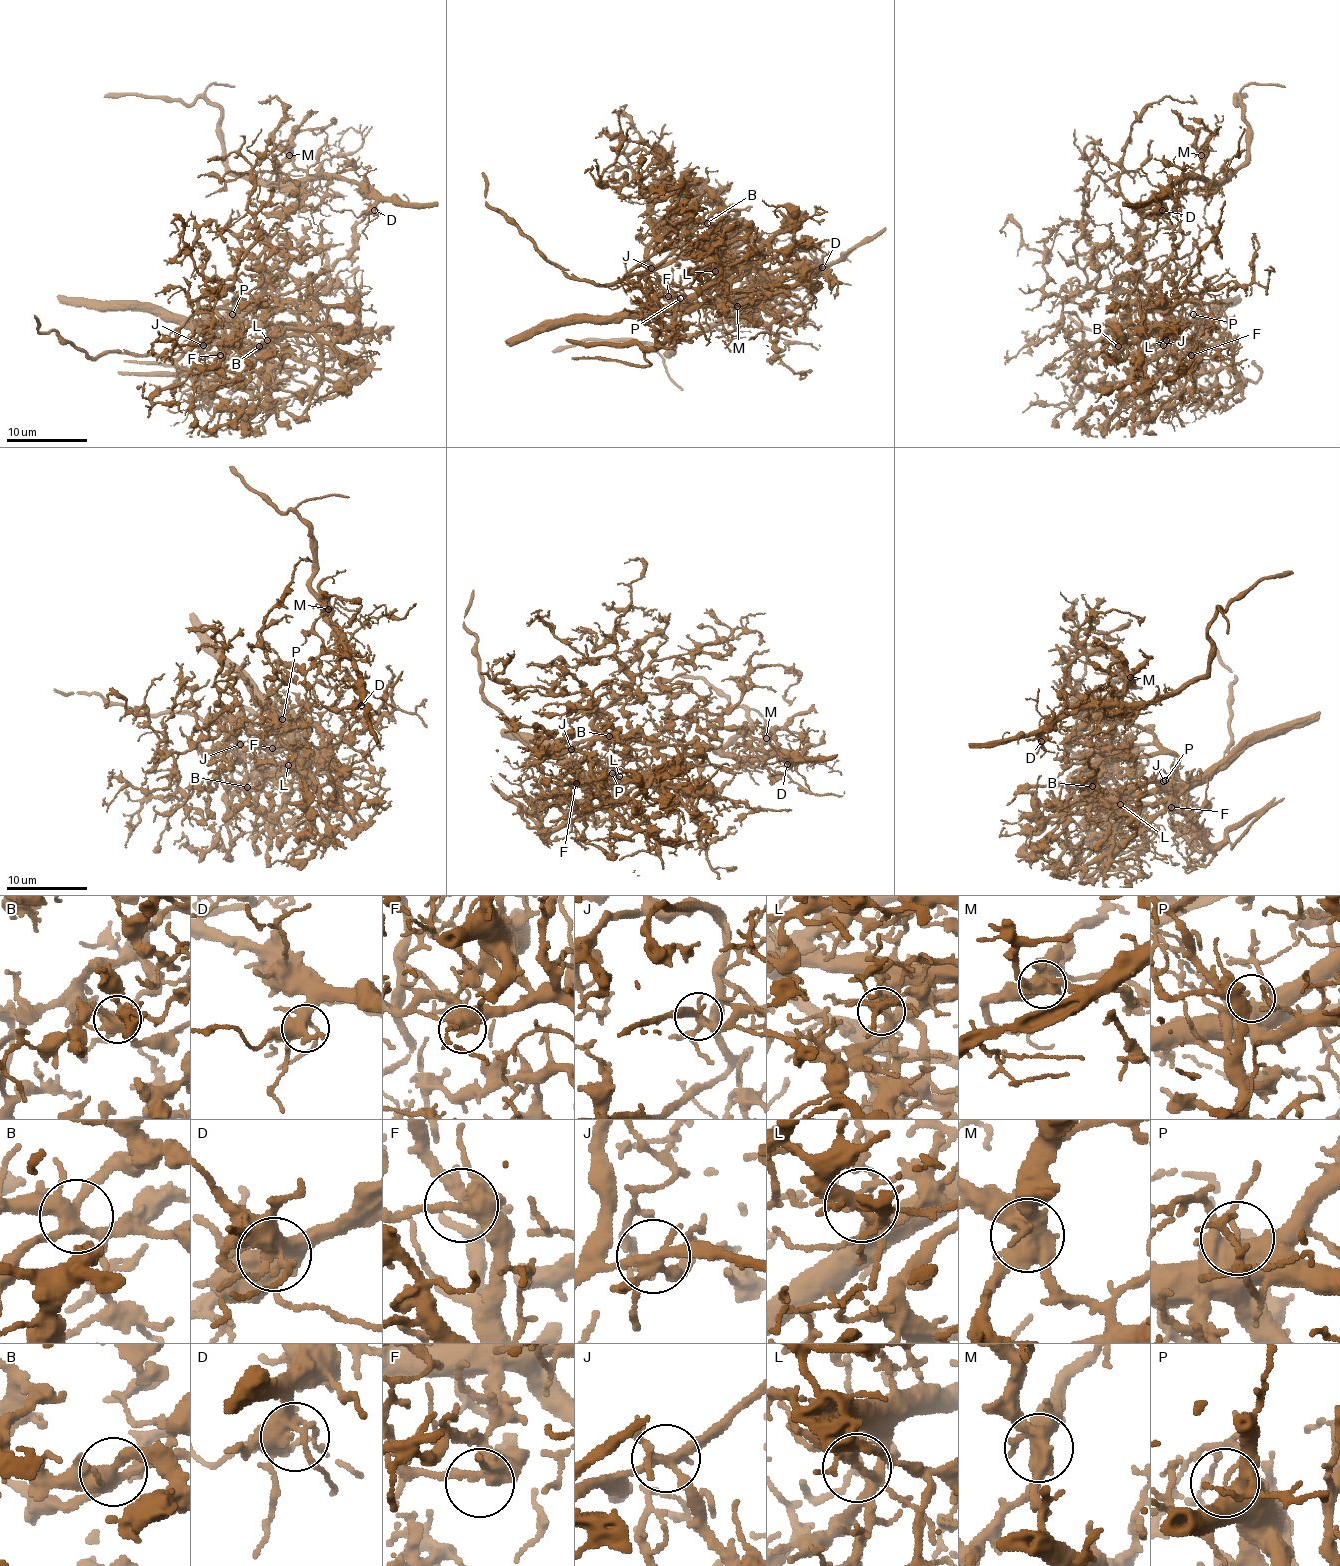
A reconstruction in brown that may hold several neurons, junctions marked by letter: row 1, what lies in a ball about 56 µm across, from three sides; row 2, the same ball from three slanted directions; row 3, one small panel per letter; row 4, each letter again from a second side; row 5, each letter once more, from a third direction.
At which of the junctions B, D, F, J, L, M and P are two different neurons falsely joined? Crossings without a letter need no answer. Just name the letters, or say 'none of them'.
J, L, M, P

